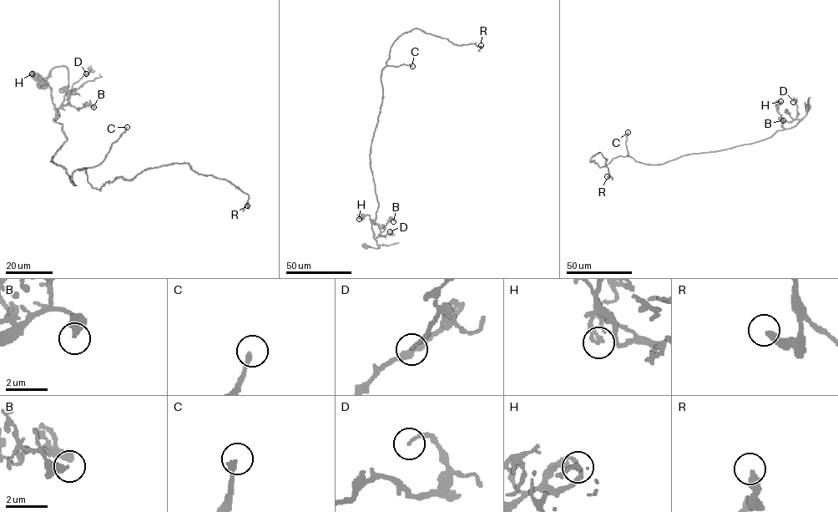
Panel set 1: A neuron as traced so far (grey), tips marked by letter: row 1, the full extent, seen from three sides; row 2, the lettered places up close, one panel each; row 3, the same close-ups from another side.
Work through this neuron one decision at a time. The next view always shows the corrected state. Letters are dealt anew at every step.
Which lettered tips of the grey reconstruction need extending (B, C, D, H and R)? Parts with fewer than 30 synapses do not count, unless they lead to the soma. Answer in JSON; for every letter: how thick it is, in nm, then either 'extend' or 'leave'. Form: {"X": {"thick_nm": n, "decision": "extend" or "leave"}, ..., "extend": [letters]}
{"B": {"thick_nm": 400, "decision": "leave"}, "C": {"thick_nm": 190, "decision": "extend"}, "D": {"thick_nm": 130, "decision": "leave"}, "H": {"thick_nm": 150, "decision": "leave"}, "R": {"thick_nm": 320, "decision": "leave"}, "extend": ["C"]}

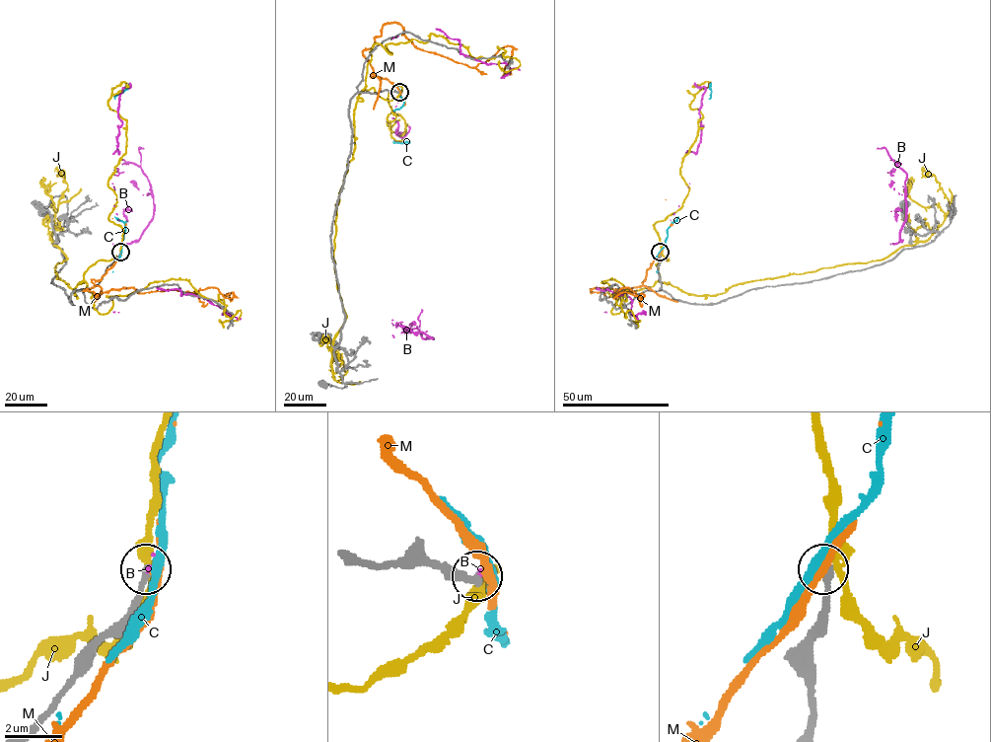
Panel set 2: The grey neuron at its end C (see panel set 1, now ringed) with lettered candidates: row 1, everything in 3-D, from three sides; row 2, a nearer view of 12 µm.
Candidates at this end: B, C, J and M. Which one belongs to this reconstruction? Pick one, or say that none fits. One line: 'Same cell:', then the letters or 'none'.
Same cell: none

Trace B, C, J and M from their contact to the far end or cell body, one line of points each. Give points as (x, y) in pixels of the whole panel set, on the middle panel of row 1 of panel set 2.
B: (399, 92), (391, 323), (433, 338), (423, 338), (418, 320), (422, 309), (397, 131), (403, 137), (408, 126)
C: (399, 92), (404, 104), (393, 111), (393, 142), (409, 142)
J: (399, 93), (389, 101), (372, 88), (356, 102), (335, 220), (345, 321), (334, 377), (321, 342)
M: (399, 93), (371, 76), (363, 55), (391, 22), (416, 47), (470, 67), (510, 45), (504, 75), (510, 74)

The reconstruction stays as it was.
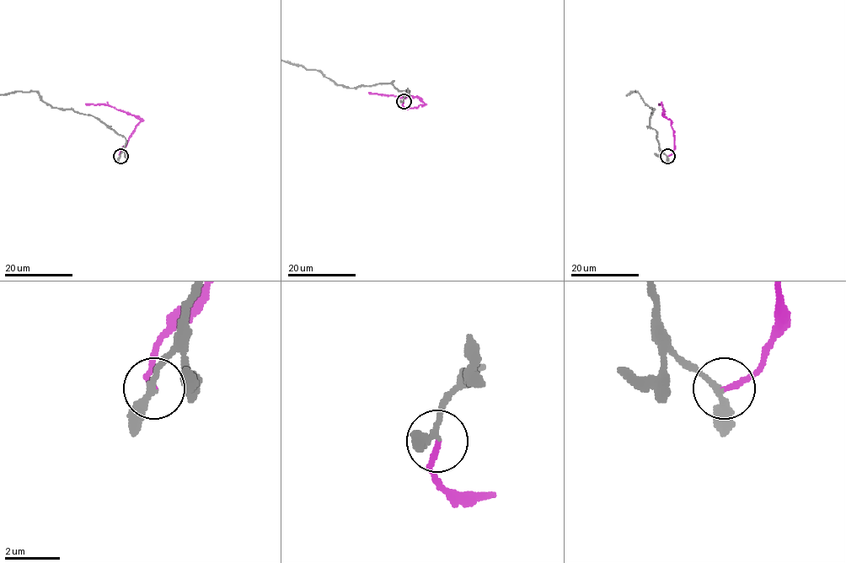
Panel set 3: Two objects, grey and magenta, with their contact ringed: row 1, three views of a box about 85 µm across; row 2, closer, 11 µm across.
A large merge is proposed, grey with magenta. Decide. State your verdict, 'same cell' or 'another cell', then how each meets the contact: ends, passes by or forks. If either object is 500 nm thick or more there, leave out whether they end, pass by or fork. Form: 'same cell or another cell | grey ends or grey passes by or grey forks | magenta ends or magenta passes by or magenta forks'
same cell | grey passes by | magenta ends

